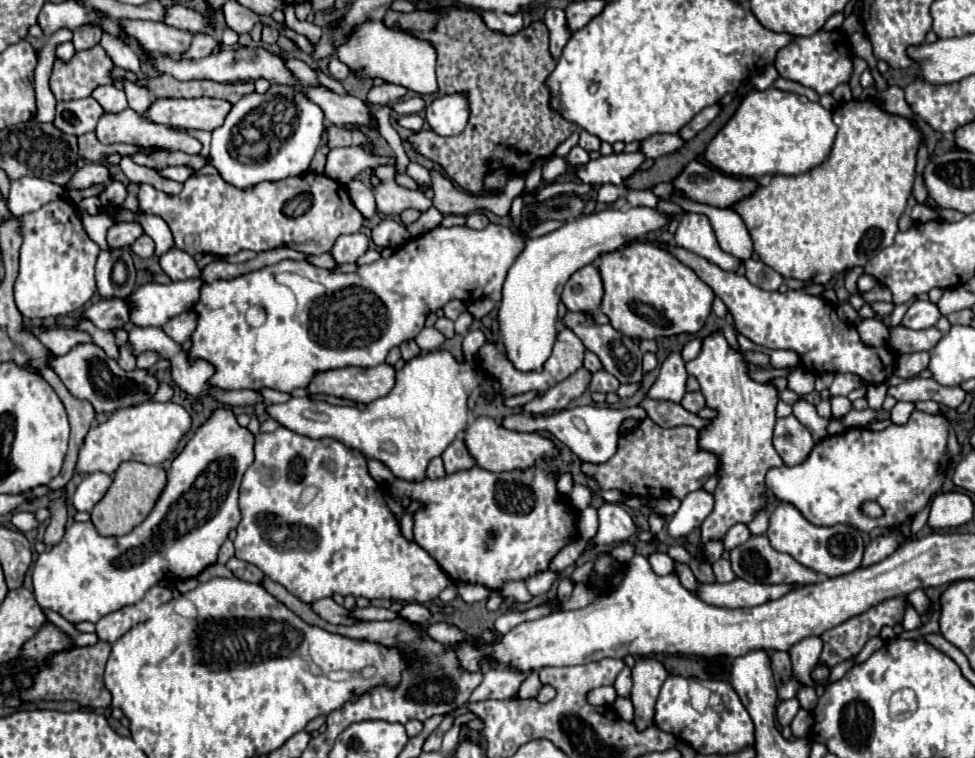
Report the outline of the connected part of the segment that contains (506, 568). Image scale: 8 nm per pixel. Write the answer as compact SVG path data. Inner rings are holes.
M475 467L435 481L425 479L421 483L397 479L393 483L393 493L423 503L423 509L415 513L415 541L431 553L431 557L455 583L481 583L495 591L509 579L527 579L539 571L547 571L553 555L577 537L577 515L561 501L555 489L555 477L545 473L543 467L531 467L529 471L515 473L493 473Z

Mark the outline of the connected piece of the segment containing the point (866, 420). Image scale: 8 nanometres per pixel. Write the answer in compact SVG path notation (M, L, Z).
M867 408L863 411L852 410L847 417L843 417L845 427L865 427L875 420L890 419L889 411Z

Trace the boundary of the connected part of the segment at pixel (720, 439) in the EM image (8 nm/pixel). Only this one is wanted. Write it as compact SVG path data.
M723 329L707 335L701 343L701 353L687 363L687 373L695 375L701 393L705 395L707 407L719 411L717 419L711 421L707 429L701 429L699 445L721 457L721 481L715 489L715 509L701 525L701 541L721 539L727 529L735 523L749 523L761 505L767 503L765 497L765 473L769 467L783 465L771 443L775 409L779 403L779 389L769 381L753 381L749 375L749 361L739 349L733 349Z

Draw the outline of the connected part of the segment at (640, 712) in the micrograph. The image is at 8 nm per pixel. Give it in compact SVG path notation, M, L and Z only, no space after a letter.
M637 659L633 667L631 701L635 705L635 725L639 729L647 729L655 723L655 701L667 677L667 669L657 659Z

